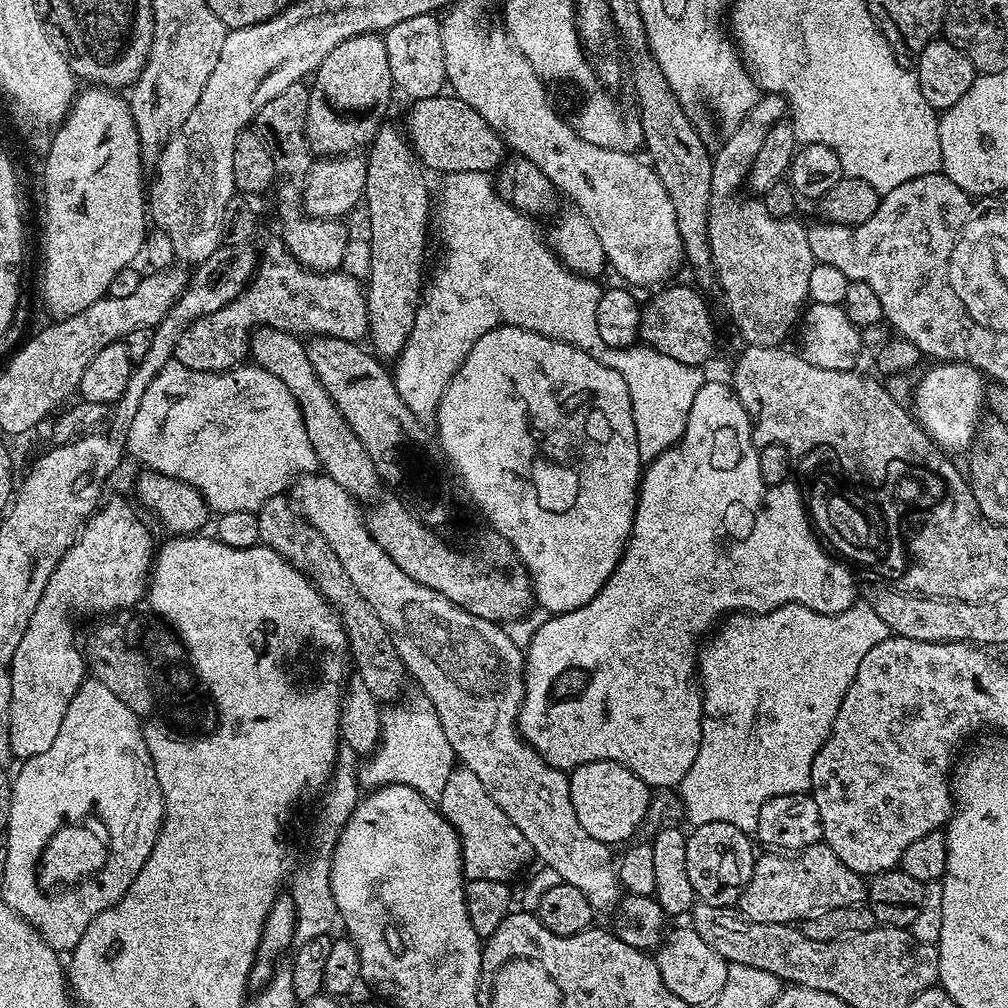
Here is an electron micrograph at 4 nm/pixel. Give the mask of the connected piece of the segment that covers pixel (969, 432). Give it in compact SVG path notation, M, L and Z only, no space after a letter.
M940 362L920 380L916 388L914 415L921 428L939 448L949 454L971 449L986 408L986 380L977 368L969 364Z

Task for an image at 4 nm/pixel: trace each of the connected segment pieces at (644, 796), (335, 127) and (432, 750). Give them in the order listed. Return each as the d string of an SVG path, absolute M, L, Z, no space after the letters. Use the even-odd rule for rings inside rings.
M586 762L571 769L568 785L570 802L574 802L574 814L578 814L578 823L582 825L582 830L586 830L586 834L590 834L590 838L598 838L598 842L609 846L623 845L633 839L631 836L635 834L636 827L645 823L650 789L642 782L642 778L618 762Z
M367 32L354 38L346 38L318 66L310 80L306 114L306 136L308 148L317 157L349 155L356 148L370 144L377 130L385 121L384 116L394 93L390 74L390 63L387 57L384 37Z
M416 694L413 700L407 698L383 709L380 717L380 743L363 761L358 775L364 786L401 784L418 790L430 801L439 801L446 778L450 778L457 763L450 742L446 742L446 730L438 722L436 711L427 696ZM365 763L365 764L364 764Z

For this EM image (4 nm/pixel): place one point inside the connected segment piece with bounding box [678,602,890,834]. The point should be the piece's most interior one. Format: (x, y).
(772, 682)

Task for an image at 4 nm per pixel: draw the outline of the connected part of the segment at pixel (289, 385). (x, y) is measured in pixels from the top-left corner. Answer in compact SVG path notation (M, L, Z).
M258 328L250 337L250 356L257 368L265 368L276 378L282 378L286 390L290 390L290 394L296 399L304 419L304 433L308 435L309 444L314 446L323 475L334 478L334 482L338 482L338 486L342 486L342 490L356 497L357 501L371 501L371 496L382 488L379 474L370 455L363 449L362 442L352 433L338 406L331 400L330 394L316 376L314 366L307 357L305 341L293 333L277 328Z

